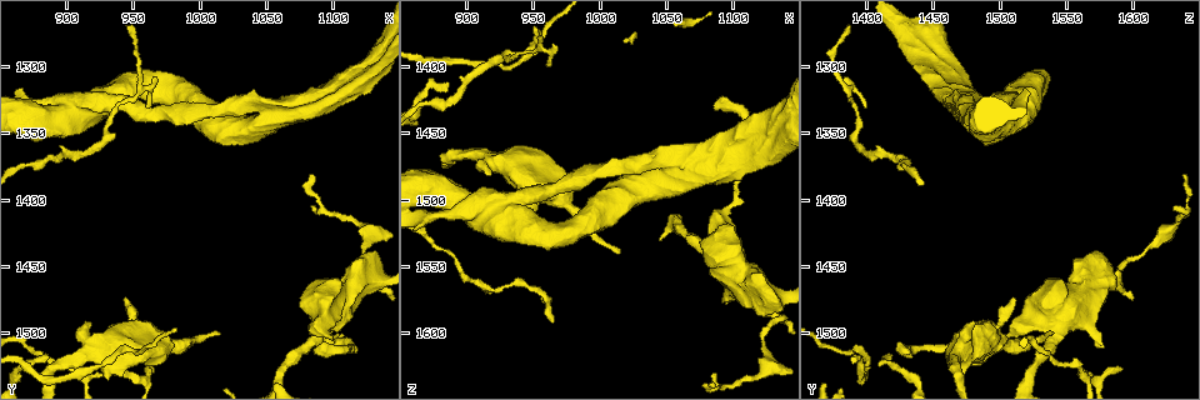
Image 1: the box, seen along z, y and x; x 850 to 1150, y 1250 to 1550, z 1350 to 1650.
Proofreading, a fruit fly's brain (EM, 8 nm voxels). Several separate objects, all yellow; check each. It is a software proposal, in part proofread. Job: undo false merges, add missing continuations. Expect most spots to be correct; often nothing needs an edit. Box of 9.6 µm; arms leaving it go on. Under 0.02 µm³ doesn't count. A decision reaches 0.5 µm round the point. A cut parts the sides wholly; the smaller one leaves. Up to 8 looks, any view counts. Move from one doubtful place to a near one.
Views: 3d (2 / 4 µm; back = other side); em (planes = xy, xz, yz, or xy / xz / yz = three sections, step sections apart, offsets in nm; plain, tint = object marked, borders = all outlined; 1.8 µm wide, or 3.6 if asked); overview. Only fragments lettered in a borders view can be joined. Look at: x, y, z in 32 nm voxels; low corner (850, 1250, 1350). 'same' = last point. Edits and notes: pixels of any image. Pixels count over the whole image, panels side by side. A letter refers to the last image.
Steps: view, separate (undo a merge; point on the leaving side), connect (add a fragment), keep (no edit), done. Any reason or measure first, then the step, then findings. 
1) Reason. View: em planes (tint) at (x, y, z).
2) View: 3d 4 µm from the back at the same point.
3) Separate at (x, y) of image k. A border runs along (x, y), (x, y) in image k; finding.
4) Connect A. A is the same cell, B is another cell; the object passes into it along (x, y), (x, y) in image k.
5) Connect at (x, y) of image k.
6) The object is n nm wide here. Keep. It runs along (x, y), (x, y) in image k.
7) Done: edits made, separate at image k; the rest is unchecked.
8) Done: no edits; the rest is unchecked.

An open end. View: 3d 2 µm at (942, 1474, 1512).

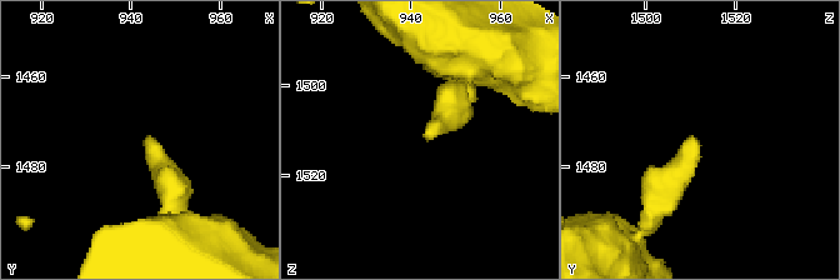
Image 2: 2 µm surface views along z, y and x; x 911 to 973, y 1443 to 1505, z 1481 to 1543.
View: em planes (borders) at (944, 1475, 1512).

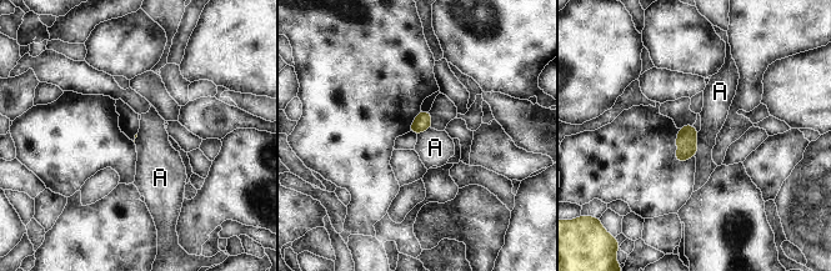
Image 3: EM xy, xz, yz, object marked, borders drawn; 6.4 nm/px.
Keep. A is another cell; a border runs along (697, 133), (697, 150), (695, 152) in image 3; none of them fits.

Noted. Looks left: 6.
View: 3d 2 µm at (966, 1524, 1590).

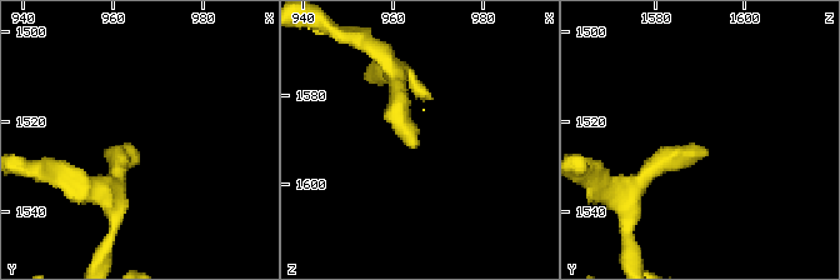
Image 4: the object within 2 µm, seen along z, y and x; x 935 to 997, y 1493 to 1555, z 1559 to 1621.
Now the EM. View: em 3.6 µm planes (borders) at (965, 1525, 1591).

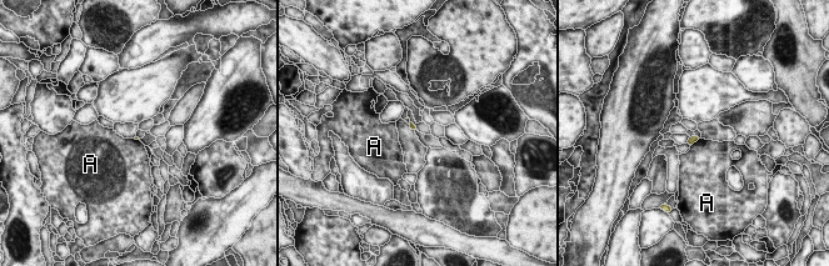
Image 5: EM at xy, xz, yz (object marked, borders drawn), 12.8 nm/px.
Keep. A is another cell; a border runs along (699, 137), (692, 145) in image 5; none of them fits.

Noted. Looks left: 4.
Branch stops here. View: 3d 4 µm at (1014, 1498, 1538).

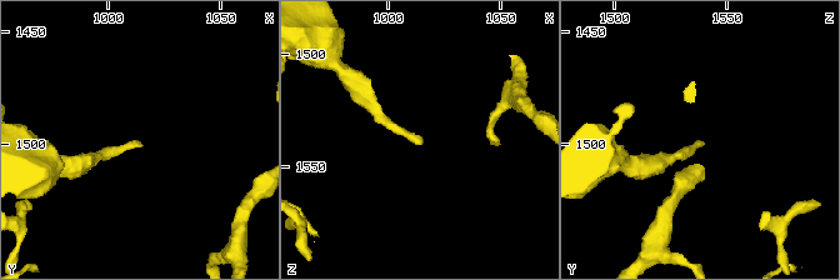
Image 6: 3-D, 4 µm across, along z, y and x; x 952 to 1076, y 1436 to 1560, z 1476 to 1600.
Shape alone is not enough. View: em 3.6 µm planes (borders) at (1015, 1500, 1540).

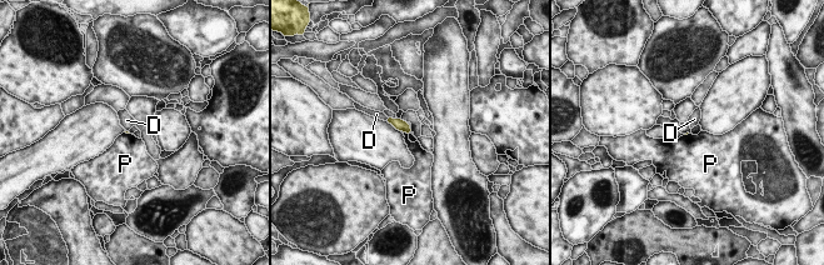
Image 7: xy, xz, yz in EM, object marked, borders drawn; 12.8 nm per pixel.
The longest contact is with P, 110 nm. Keep. D and P are other cells; a border runs along (401, 130), (408, 134) in image 7; none of them fits.

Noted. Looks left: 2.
An open end. View: em planes (borders) at (1086, 1516, 1432).

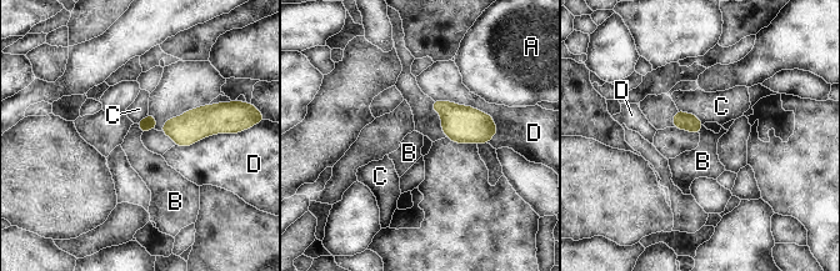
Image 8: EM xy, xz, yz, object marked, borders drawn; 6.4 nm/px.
Keep. A, B, C and D are other cells; a border runs along (703, 124), (698, 133) in image 8; none of them fits.

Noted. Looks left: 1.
Done: no edits; the rest is unchecked.

